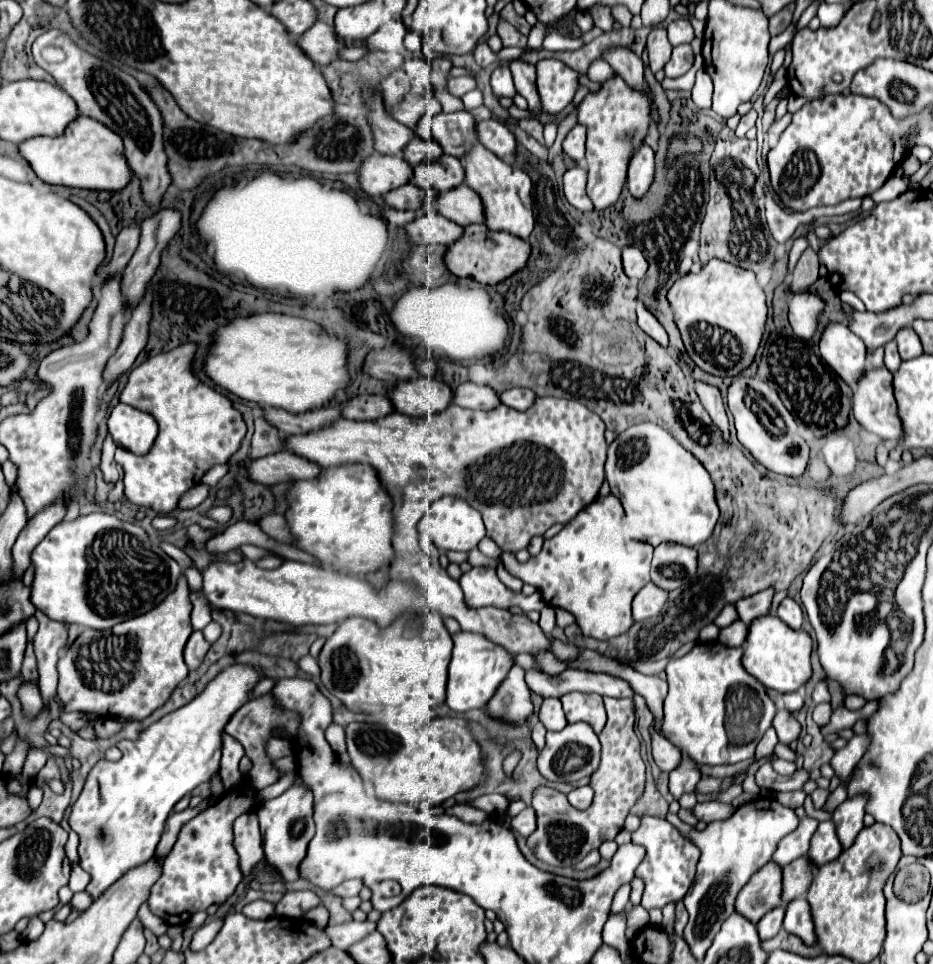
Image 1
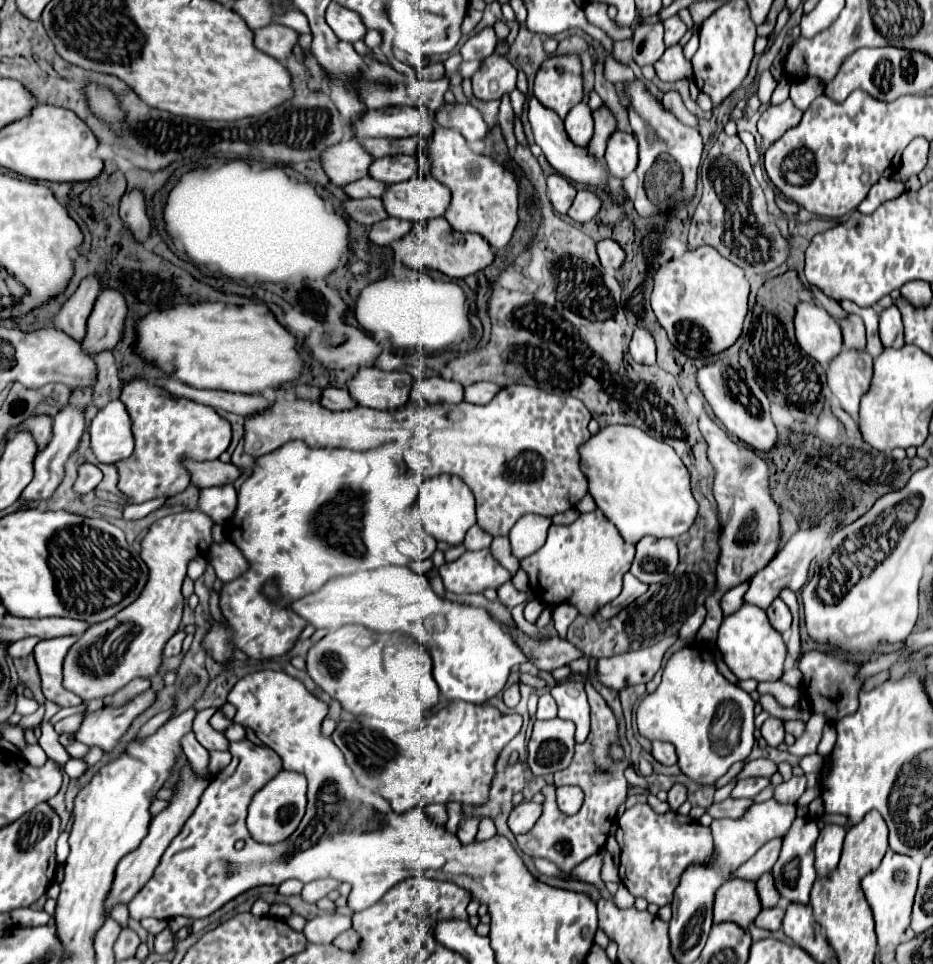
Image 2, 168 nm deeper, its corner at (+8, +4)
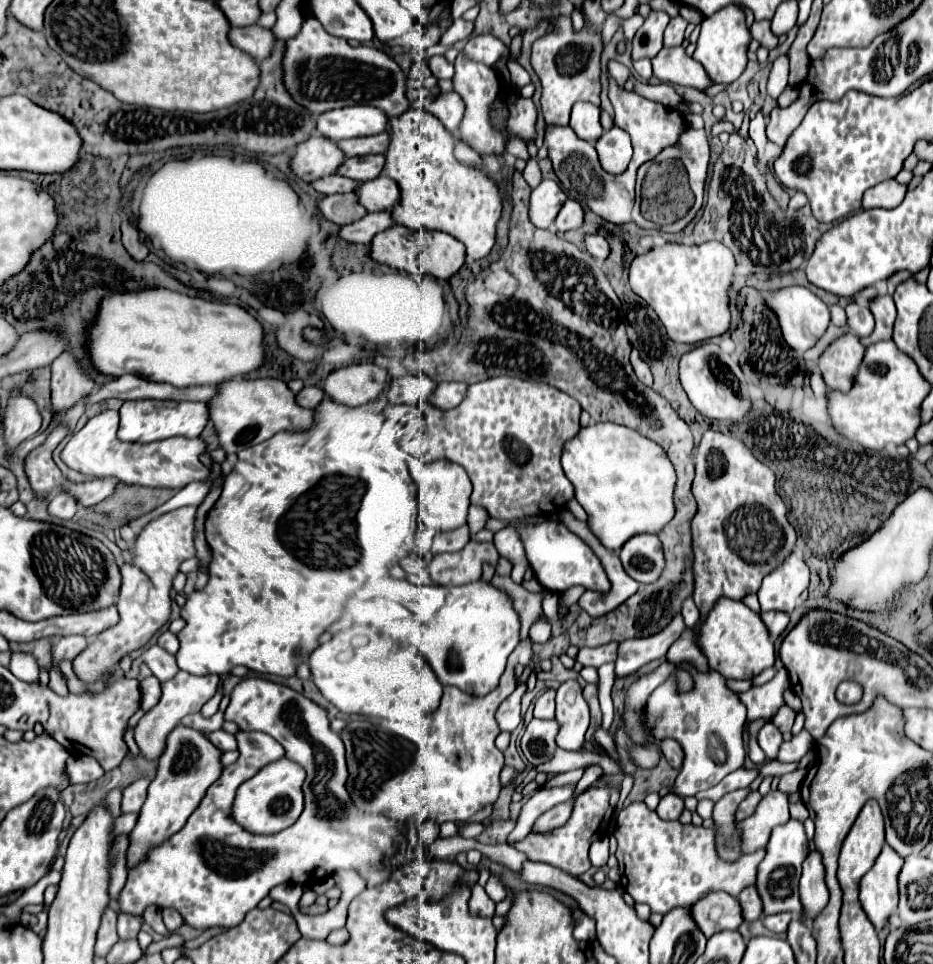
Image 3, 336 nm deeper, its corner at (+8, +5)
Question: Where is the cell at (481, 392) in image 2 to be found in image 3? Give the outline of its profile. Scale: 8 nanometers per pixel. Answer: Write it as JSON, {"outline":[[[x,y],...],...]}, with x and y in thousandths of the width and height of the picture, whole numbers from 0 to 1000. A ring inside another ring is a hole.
{"outline":[[[469,397],[469,404],[459,410],[459,414],[452,414],[454,418],[463,422],[472,422],[474,426],[489,422],[497,414],[499,397]]]}

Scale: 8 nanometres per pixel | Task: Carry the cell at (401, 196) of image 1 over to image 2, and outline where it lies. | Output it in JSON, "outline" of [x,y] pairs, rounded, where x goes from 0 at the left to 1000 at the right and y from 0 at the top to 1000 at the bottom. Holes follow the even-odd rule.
{"outline":[[[394,185],[394,187],[384,187],[382,191],[371,193],[369,199],[371,199],[375,205],[399,205],[399,203],[407,205],[407,203],[412,203],[414,195],[416,195],[416,193],[412,193],[409,189]]]}

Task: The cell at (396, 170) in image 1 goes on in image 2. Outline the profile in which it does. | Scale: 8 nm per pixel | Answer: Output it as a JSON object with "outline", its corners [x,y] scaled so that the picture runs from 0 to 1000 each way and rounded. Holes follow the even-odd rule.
{"outline":[[[382,143],[367,145],[360,154],[352,154],[345,162],[345,172],[360,193],[371,193],[392,185],[399,168],[399,160],[392,158]]]}

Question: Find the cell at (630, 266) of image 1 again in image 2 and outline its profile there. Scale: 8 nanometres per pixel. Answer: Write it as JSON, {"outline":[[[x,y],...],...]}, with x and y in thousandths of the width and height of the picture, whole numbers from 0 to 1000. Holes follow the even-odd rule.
{"outline":[[[643,249],[641,251],[641,266],[643,266],[643,272],[650,280],[665,280],[671,272],[671,261],[667,259],[667,255],[658,249]]]}

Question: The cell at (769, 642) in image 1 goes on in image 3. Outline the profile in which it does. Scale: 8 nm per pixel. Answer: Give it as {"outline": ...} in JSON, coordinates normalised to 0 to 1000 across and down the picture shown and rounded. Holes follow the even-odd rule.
{"outline":[[[772,619],[772,626],[763,630],[759,640],[746,646],[744,663],[752,679],[761,686],[759,690],[778,704],[806,704],[806,700],[827,692],[832,686],[830,667],[825,665],[823,652],[819,650],[815,638],[802,632],[795,623],[780,619]]]}

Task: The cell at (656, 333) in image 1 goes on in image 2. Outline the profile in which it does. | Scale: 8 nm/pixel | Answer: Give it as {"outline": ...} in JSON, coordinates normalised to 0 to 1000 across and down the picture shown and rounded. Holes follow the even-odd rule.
{"outline":[[[690,338],[680,340],[680,349],[675,355],[675,367],[682,376],[703,378],[703,355],[695,340],[690,340]]]}

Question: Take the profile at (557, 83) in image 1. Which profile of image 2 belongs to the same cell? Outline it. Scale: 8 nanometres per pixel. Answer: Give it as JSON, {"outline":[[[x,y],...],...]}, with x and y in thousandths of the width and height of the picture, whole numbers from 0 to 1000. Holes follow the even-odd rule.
{"outline":[[[615,56],[585,60],[574,75],[572,98],[585,112],[596,114],[605,122],[624,104],[622,60]]]}

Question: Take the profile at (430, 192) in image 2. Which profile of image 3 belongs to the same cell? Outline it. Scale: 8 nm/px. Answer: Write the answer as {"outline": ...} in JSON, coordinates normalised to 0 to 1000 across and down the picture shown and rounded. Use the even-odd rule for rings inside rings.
{"outline":[[[412,182],[386,190],[379,200],[392,219],[414,219],[424,206],[429,206],[429,196]]]}

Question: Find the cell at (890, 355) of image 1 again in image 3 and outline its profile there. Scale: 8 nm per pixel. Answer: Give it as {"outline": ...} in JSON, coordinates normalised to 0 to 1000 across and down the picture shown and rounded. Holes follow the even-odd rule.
{"outline":[[[911,312],[907,316],[907,329],[909,329],[909,339],[915,348],[930,350],[937,343],[937,331],[935,331],[935,325],[930,321],[930,314]]]}

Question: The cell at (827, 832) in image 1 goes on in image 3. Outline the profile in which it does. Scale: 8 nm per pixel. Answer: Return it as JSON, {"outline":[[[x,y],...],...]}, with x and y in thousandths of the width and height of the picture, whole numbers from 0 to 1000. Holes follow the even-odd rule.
{"outline":[[[847,850],[842,856],[830,858],[825,864],[825,872],[821,877],[821,889],[812,897],[810,906],[810,924],[817,933],[817,949],[830,949],[838,945],[847,945],[857,949],[857,928],[855,928],[855,912],[860,904],[860,893],[866,887],[866,870],[862,864],[860,852]]]}

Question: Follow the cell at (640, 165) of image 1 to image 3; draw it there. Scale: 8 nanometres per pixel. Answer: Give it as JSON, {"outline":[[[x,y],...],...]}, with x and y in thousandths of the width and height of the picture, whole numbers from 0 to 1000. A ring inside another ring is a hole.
{"outline":[[[660,130],[654,136],[647,136],[637,152],[643,161],[643,171],[652,179],[667,179],[677,165],[675,140]]]}

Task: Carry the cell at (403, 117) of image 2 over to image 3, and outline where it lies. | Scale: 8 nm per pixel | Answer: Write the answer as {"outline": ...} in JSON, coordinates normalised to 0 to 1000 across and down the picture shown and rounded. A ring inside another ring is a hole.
{"outline":[[[369,111],[360,115],[349,115],[341,119],[339,134],[345,142],[364,146],[364,144],[377,144],[377,142],[392,142],[414,136],[412,128],[416,121],[409,115],[403,115],[403,111]]]}

